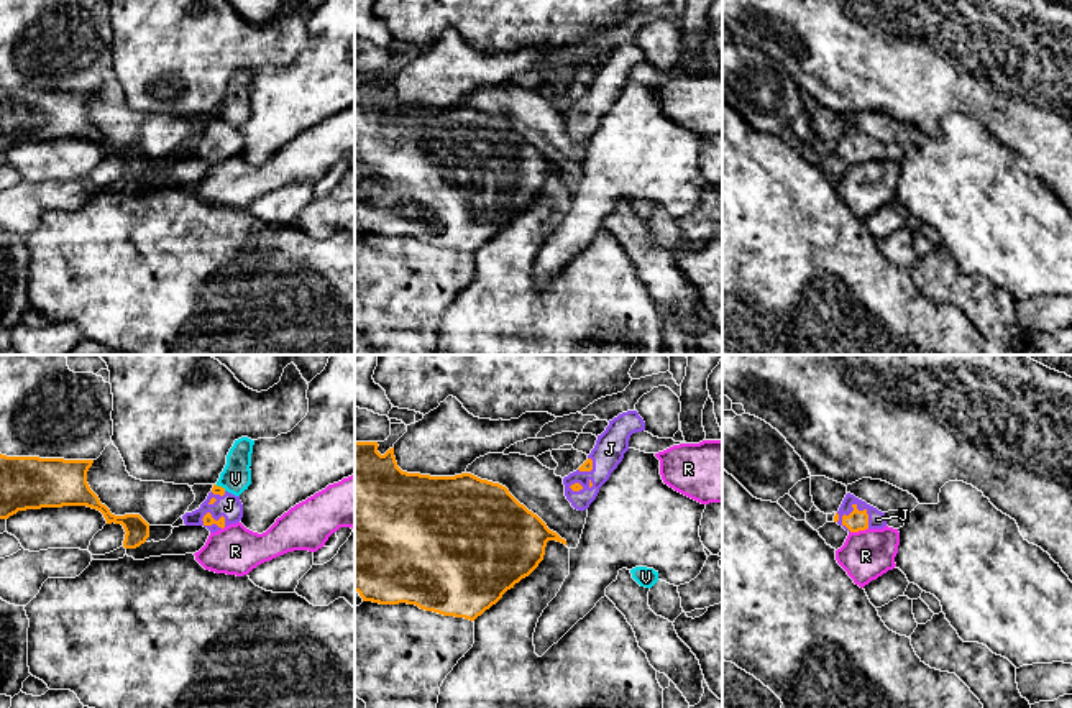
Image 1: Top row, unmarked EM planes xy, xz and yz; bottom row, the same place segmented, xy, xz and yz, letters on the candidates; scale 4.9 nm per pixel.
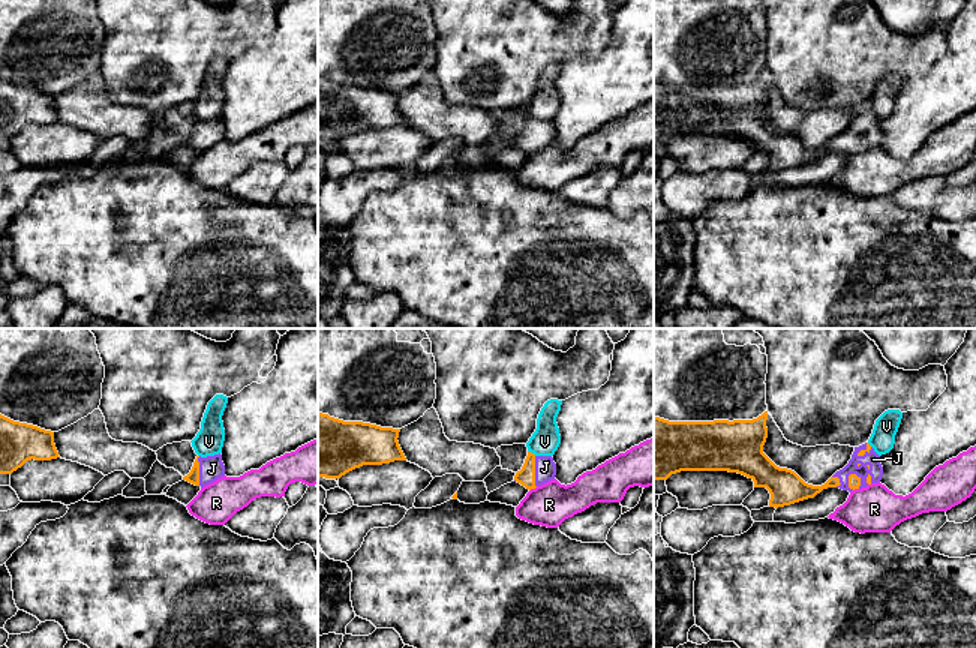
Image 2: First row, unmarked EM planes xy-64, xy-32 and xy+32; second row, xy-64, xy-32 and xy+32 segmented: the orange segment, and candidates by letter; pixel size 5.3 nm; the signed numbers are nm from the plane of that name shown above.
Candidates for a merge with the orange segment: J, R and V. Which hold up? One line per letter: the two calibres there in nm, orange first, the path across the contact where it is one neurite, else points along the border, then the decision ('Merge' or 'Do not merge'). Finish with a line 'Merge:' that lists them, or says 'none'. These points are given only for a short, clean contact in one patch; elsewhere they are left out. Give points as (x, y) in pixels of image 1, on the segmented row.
J: Thickness 100 nm (orange) against 80 nm. Path across: yz (856, 521), (857, 510), (877, 519). Merge
R: Thickness 100 nm (orange) against 240 nm. Do not merge
V: Thickness 50 nm (orange) against 150 nm. Boundary: xy (215, 485), (225, 490). Do not merge
Merge: J

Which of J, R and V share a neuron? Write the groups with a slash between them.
J / R / V

